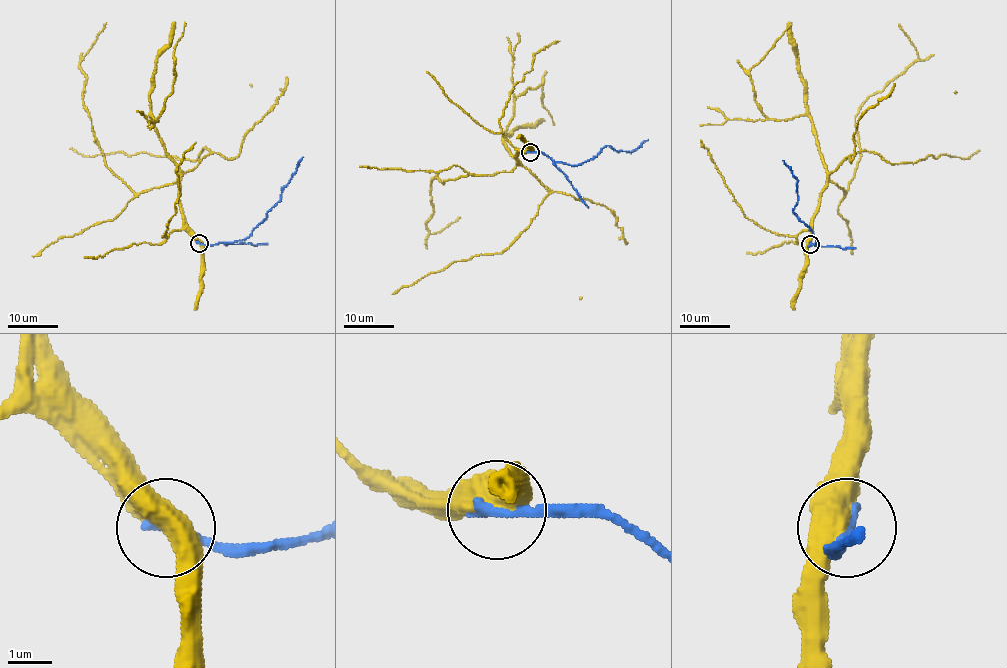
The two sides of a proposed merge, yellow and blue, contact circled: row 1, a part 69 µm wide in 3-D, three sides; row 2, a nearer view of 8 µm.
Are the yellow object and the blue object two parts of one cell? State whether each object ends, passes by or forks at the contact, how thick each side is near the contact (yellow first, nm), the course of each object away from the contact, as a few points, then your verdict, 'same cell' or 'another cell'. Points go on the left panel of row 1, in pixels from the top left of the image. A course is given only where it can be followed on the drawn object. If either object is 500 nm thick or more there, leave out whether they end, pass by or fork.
calibres 500 and 280 nm; course yellow (199, 243), (185, 222), (178, 181), (133, 193), (106, 164), (82, 95), (86, 78), (79, 66), (106, 22); course blue (199, 243), (214, 244), (246, 239), (280, 199), (281, 189), (303, 157); same cell

